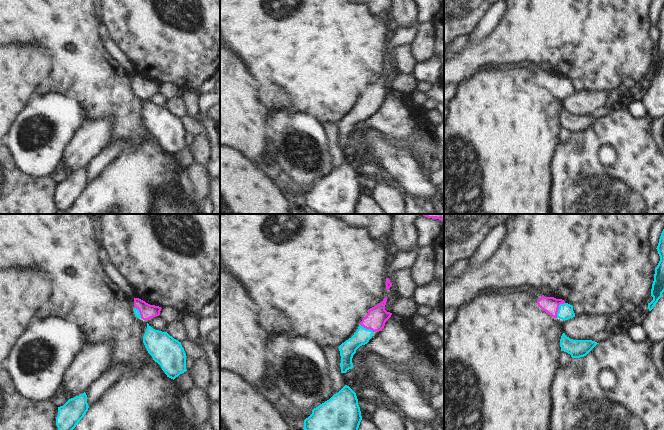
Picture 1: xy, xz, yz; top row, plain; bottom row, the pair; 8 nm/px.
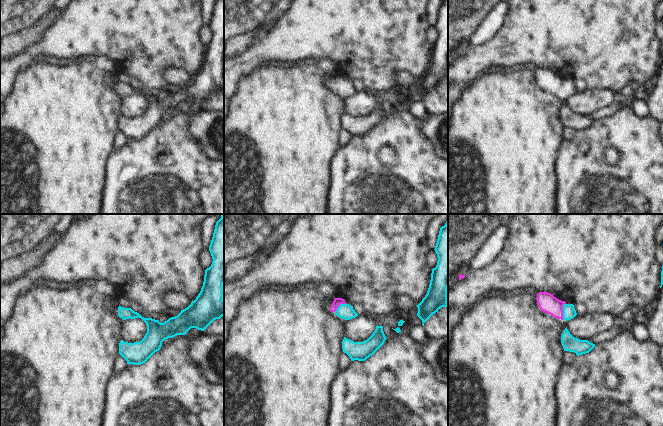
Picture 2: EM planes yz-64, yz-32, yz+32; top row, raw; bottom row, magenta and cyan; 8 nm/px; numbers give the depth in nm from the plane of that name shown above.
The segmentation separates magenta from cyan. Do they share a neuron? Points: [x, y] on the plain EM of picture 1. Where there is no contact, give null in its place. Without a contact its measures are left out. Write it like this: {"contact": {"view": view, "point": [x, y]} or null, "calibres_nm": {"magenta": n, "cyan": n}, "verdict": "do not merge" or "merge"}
{"contact": {"view": "yz", "point": [558, 84]}, "calibres_nm": {"magenta": 130, "cyan": 120}, "verdict": "merge"}

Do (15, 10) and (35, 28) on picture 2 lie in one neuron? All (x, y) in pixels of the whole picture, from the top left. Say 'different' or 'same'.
different

